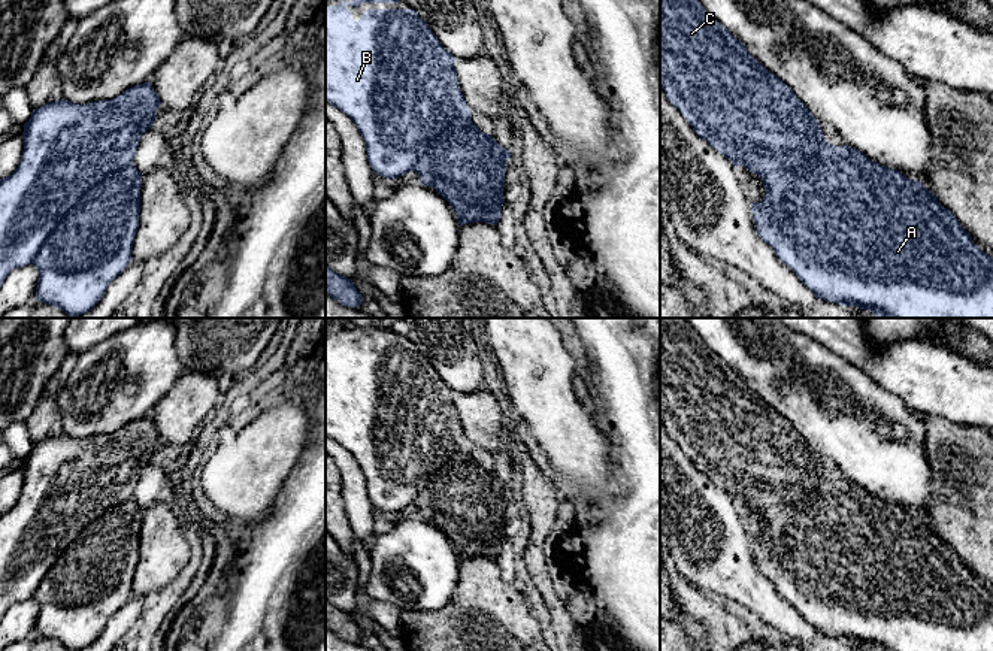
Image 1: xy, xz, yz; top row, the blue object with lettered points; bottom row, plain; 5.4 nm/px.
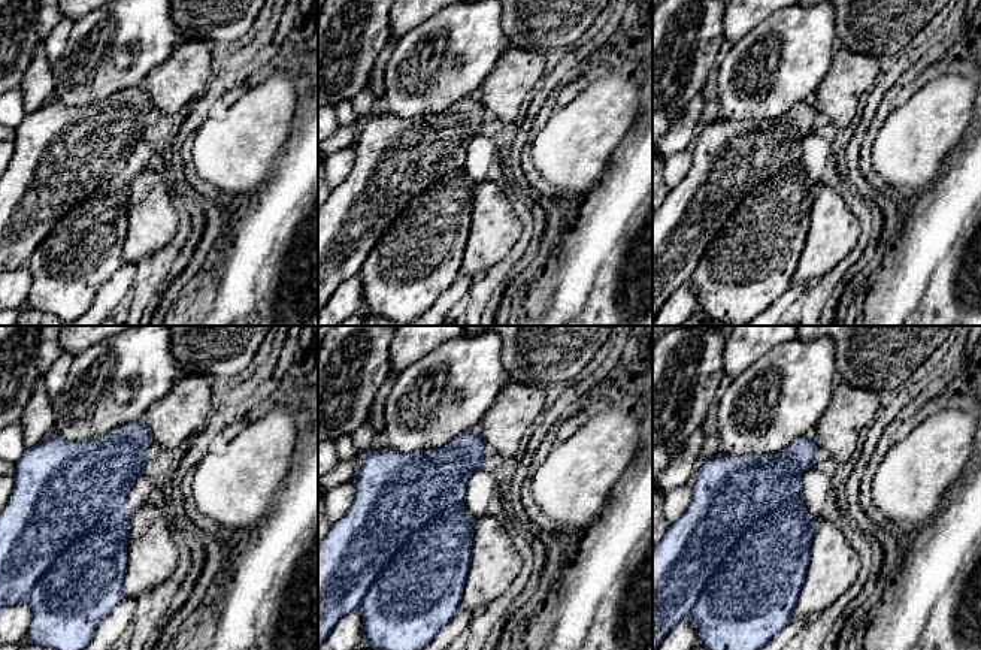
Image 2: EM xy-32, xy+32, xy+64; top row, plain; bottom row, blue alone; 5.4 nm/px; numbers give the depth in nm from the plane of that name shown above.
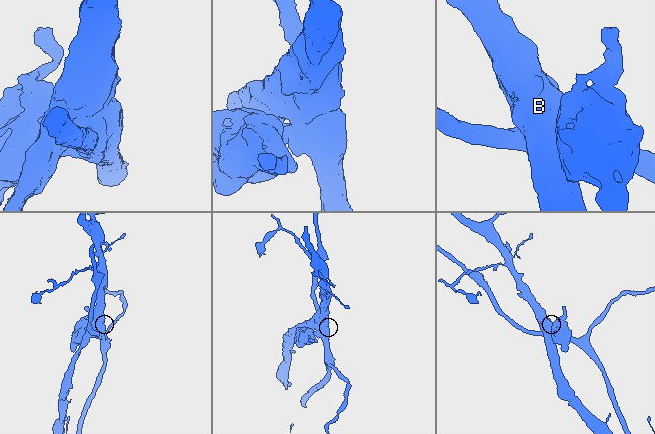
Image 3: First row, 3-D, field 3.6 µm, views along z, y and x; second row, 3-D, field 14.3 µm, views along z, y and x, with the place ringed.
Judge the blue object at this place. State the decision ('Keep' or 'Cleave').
Cleave

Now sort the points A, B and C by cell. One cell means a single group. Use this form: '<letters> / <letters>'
A / B C

